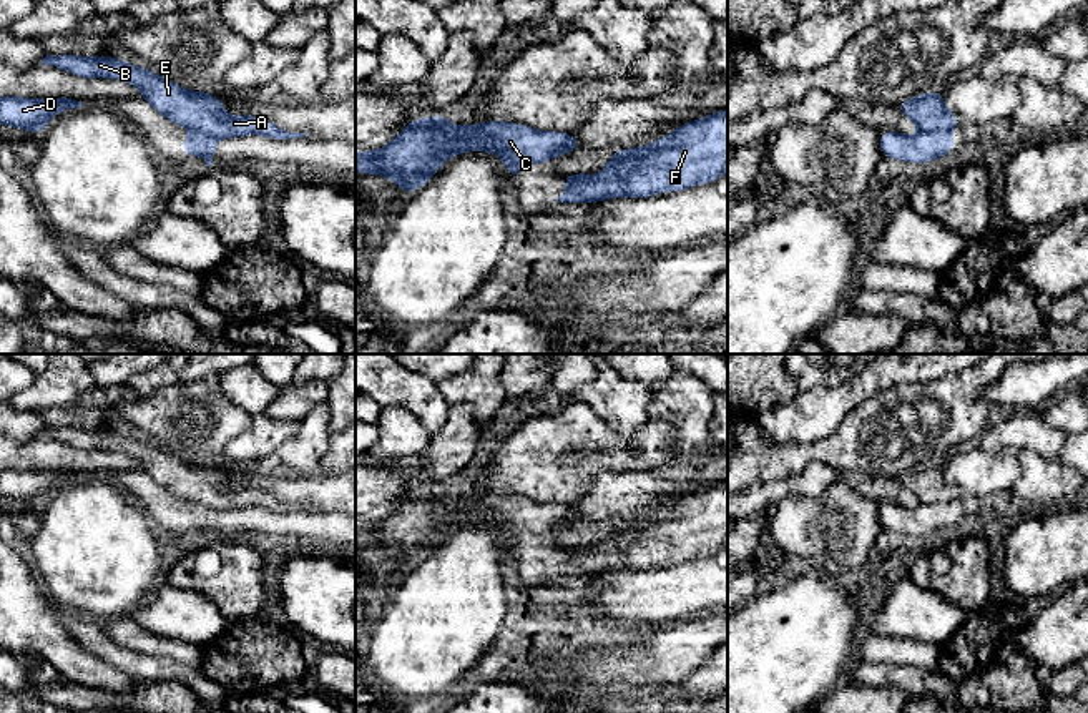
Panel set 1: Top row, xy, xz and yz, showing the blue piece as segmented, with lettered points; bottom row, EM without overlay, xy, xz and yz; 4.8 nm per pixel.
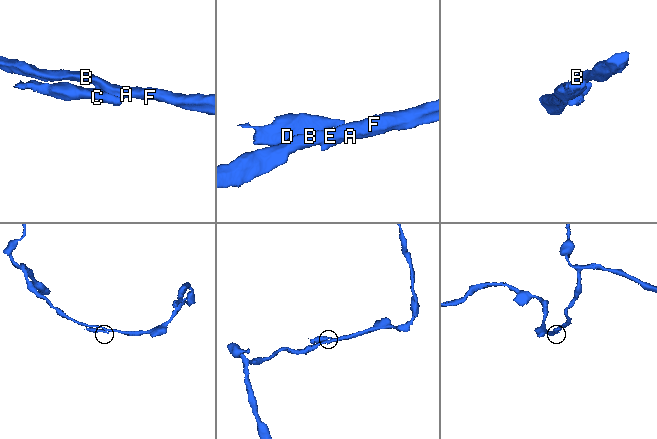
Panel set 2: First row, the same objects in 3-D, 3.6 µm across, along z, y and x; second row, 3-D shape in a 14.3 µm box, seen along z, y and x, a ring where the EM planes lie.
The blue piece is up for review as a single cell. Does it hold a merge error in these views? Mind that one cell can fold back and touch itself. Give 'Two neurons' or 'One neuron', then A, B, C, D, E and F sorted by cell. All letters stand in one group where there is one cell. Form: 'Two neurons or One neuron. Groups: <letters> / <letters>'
Two neurons. Groups: A B E F / C D

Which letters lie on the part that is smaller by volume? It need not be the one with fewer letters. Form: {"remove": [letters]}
{"remove": ["C", "D"]}

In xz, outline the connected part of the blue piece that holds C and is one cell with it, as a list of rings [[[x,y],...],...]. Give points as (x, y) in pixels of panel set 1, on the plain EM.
[[[442,487],[414,492],[377,524],[355,525],[355,540],[359,550],[374,545],[397,553],[407,568],[427,555],[448,529],[460,524],[497,525],[512,552],[530,535],[545,535],[580,520],[576,510],[560,504],[537,504],[498,492],[455,499]]]

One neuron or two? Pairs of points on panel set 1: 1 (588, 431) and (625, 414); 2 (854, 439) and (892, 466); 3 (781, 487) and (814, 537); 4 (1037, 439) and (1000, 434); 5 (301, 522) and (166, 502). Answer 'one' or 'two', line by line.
1: two
2: one
3: two
4: one
5: one

